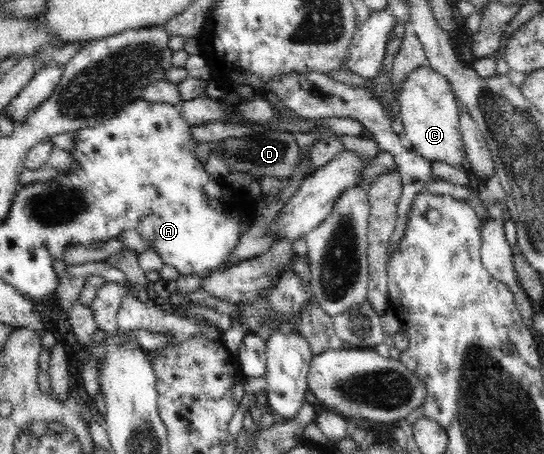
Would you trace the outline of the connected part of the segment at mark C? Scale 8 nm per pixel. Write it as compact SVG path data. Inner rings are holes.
M420 66L408 74L396 94L404 130L402 137L410 148L433 162L446 162L454 168L466 167L466 151L459 131L460 104L452 85L429 66Z

